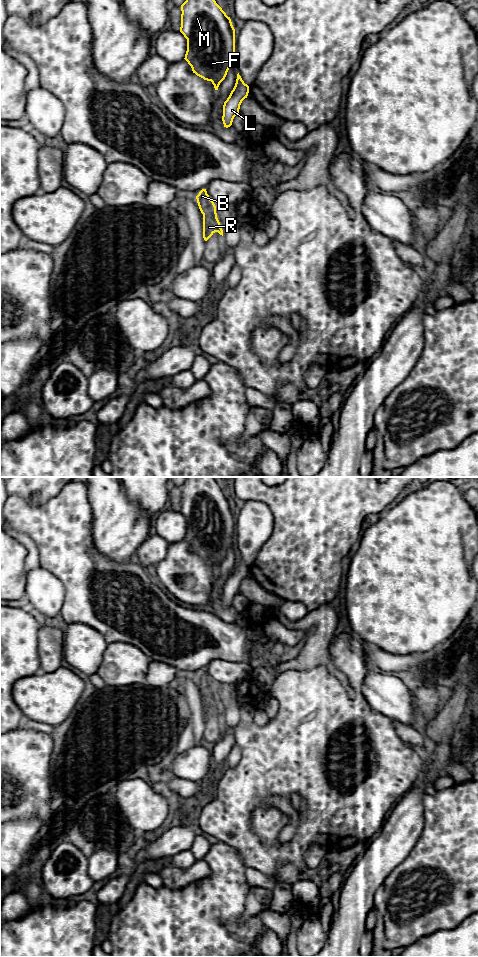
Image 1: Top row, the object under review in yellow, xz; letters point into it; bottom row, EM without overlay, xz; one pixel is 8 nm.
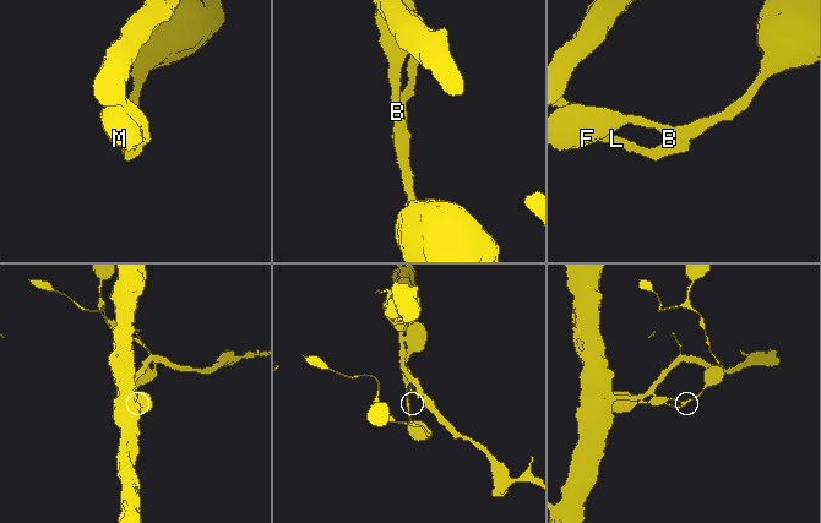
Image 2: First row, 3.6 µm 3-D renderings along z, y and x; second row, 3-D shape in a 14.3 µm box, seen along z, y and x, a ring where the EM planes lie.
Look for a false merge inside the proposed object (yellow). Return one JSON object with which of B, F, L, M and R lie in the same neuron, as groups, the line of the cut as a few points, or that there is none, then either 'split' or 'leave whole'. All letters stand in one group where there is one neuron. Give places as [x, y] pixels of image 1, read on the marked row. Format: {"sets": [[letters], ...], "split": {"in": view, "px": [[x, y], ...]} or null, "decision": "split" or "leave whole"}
{"sets": [["B", "F", "M", "R"], ["L"]], "split": {"in": "xz", "px": [[209, 212], [211, 214], [210, 219]]}, "decision": "split"}

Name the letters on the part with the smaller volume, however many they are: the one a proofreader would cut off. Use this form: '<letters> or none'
B, F, M, R

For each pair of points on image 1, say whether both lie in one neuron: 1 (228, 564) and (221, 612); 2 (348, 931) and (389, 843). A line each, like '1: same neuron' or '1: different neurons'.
1: same neuron
2: same neuron

